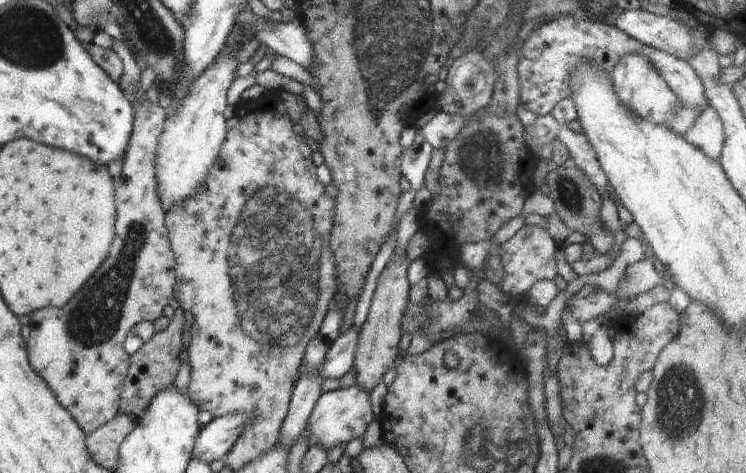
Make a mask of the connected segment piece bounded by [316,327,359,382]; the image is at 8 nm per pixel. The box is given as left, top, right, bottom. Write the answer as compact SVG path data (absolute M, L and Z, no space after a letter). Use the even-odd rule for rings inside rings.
M349 328L346 332L342 332L340 336L332 343L330 350L326 352L326 358L320 366L320 370L316 372L322 382L326 378L339 379L350 371L354 364L354 354L356 354L356 346L358 346L358 330Z

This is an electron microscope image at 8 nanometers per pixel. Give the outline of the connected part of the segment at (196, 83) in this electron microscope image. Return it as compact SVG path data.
M226 47L217 59L191 82L180 108L167 114L154 160L158 200L164 209L182 204L186 198L194 198L200 192L208 170L212 170L212 164L220 154L227 134L224 119L226 92L236 76L239 64L236 53L236 48L231 50Z

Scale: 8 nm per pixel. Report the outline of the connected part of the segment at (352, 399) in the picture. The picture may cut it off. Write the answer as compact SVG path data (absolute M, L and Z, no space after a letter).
M358 384L349 388L339 388L336 391L323 393L316 401L312 414L307 422L308 448L312 444L320 444L326 450L342 443L348 444L356 438L364 438L368 424L372 422L372 405L370 394Z

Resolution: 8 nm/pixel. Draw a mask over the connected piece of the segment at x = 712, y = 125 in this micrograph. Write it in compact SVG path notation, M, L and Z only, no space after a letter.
M708 105L683 137L688 144L700 148L710 160L719 160L725 141L724 124L716 110Z

